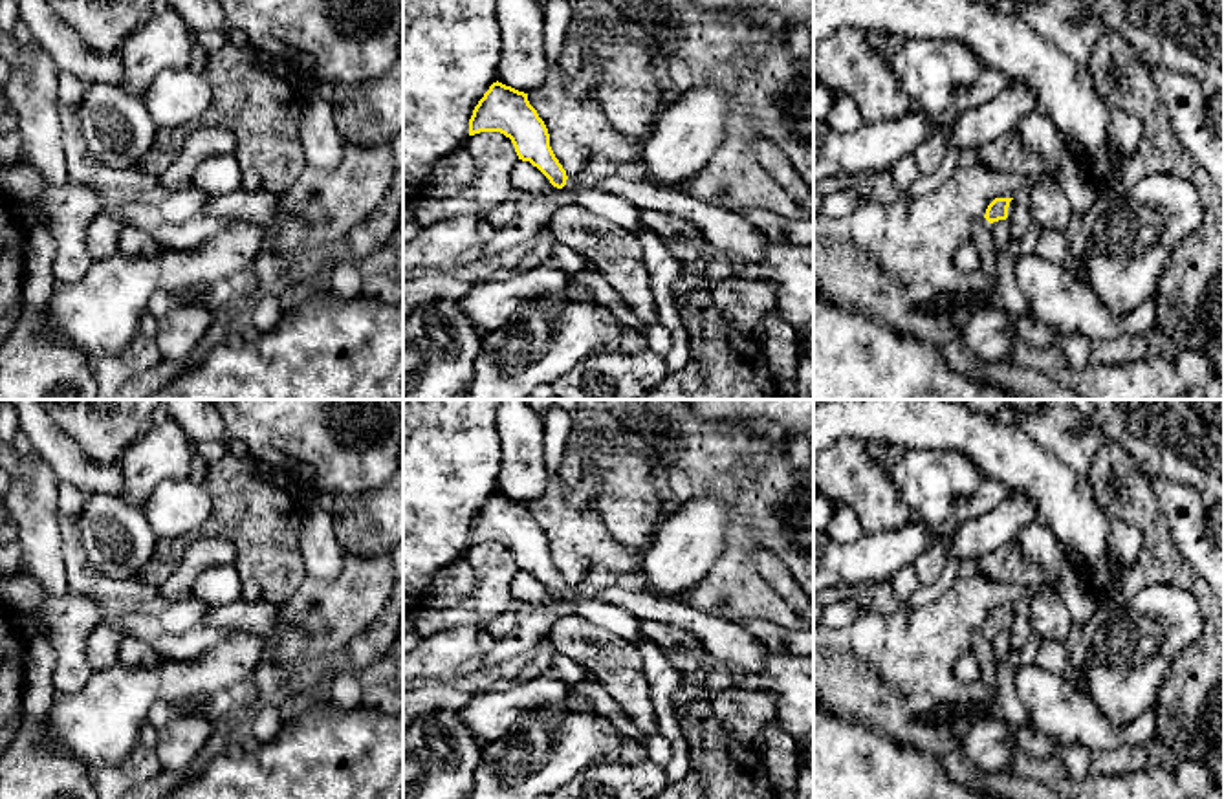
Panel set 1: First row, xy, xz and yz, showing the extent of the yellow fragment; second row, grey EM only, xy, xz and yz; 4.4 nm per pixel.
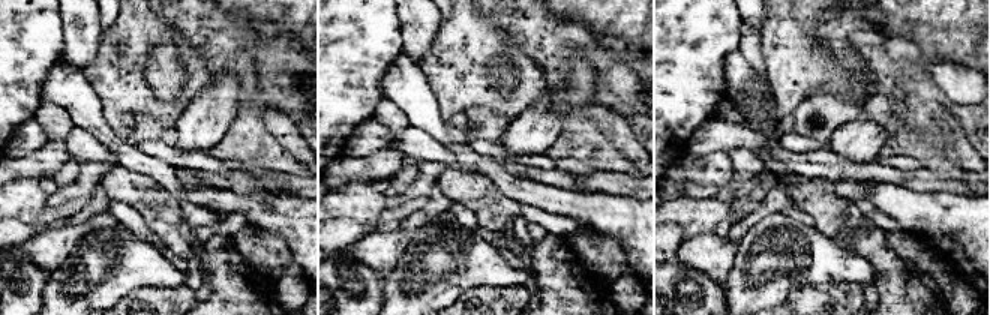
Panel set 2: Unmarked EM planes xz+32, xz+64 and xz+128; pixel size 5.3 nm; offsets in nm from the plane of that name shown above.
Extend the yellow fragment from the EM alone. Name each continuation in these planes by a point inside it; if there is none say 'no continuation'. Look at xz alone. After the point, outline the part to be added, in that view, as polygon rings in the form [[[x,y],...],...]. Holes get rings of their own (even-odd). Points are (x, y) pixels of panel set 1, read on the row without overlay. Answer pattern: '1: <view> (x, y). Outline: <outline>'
1: xz (620, 622). Outline: [[[568,588],[563,601],[570,612],[610,630],[636,647],[639,645],[641,627],[632,610],[601,601],[597,597],[579,596],[575,588]]]

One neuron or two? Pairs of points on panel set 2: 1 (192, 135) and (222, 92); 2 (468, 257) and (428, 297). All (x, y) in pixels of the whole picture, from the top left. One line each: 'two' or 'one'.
1: one
2: one

